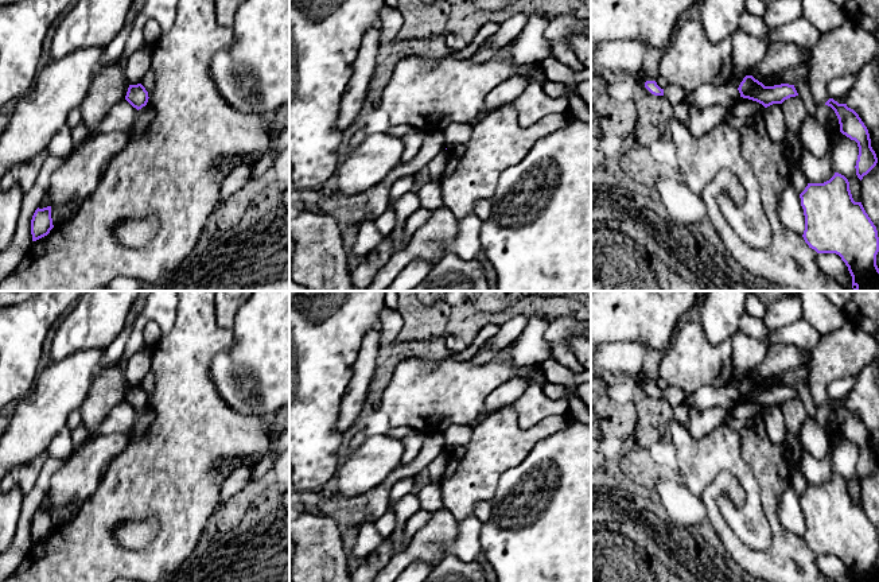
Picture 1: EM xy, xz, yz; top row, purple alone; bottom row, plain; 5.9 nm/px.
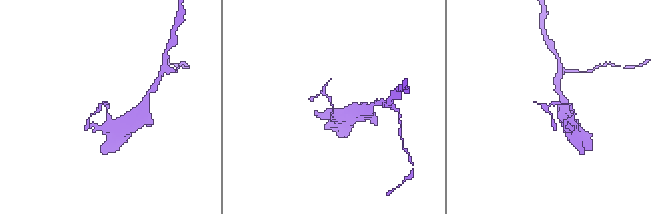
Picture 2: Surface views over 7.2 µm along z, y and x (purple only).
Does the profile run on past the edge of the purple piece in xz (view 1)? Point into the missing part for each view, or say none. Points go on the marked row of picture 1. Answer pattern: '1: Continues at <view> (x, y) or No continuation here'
1: No continuation here

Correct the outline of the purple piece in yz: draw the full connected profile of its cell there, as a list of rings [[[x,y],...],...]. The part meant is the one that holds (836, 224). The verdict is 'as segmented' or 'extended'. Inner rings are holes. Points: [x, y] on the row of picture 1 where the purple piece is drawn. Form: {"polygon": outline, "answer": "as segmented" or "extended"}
{"polygon": [[[835,172],[824,183],[808,183],[800,194],[805,216],[804,240],[817,253],[836,253],[848,267],[853,291],[879,291],[879,252],[878,230],[862,202],[855,202],[848,179]]], "answer": "as segmented"}

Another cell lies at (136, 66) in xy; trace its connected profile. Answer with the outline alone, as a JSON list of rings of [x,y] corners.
[[[140,46],[135,53],[125,61],[125,77],[129,85],[137,85],[151,67],[151,53]]]

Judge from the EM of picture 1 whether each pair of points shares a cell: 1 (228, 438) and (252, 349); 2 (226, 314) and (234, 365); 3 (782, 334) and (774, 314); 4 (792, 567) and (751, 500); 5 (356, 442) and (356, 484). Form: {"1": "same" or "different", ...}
{"1": "different", "2": "different", "3": "different", "4": "different", "5": "different"}

